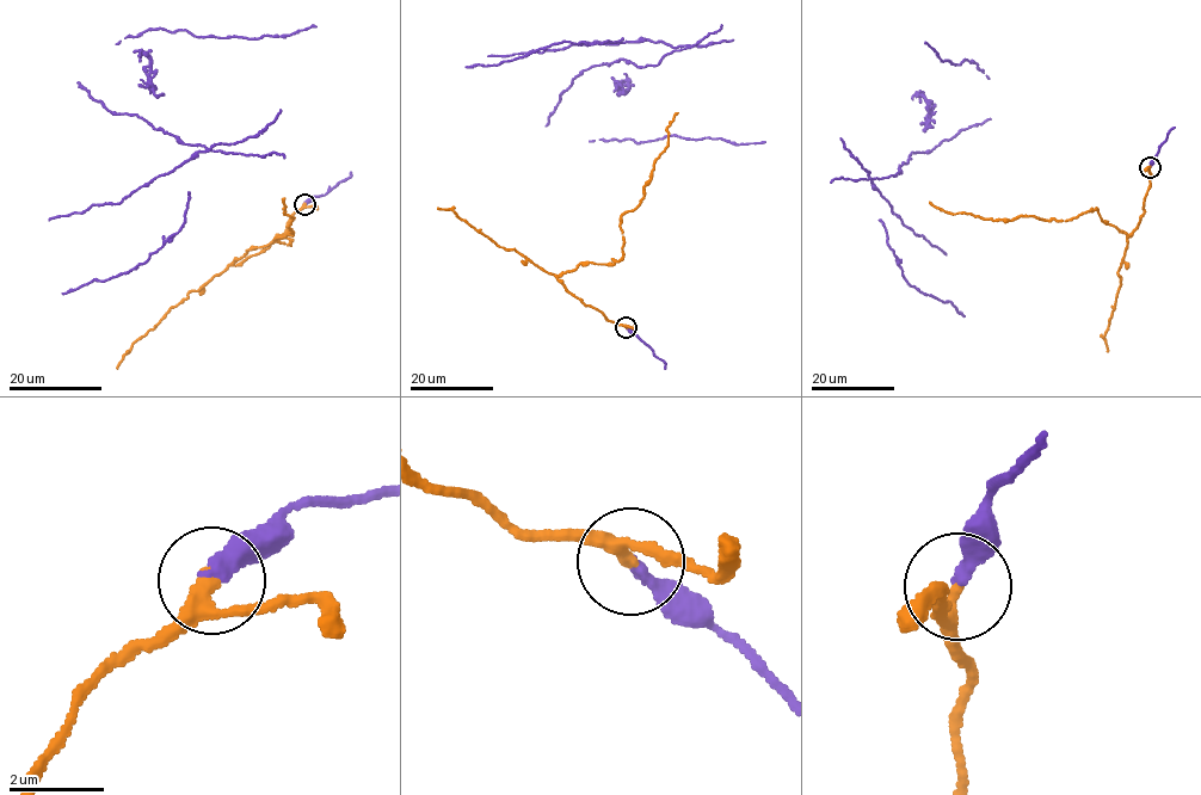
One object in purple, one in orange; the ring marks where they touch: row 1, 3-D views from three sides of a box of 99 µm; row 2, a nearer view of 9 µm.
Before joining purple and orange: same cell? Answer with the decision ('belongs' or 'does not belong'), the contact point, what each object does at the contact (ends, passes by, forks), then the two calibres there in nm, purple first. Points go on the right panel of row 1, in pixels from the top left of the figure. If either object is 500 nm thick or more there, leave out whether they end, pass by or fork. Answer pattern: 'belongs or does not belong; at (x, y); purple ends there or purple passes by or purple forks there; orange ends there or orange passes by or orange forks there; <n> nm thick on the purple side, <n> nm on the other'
belongs; at (1150, 167); purple ends there; orange passes by; 320 nm thick on the purple side, 240 nm on the other

